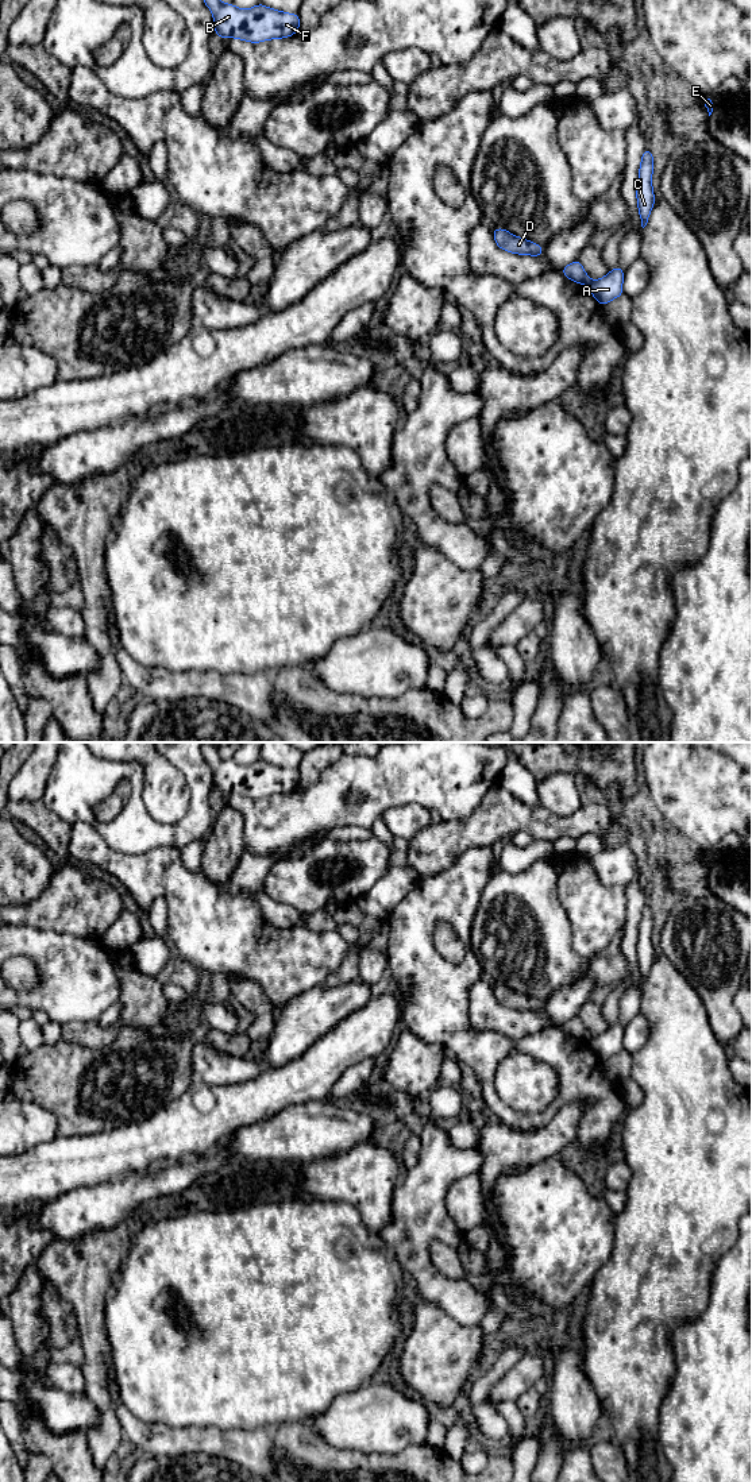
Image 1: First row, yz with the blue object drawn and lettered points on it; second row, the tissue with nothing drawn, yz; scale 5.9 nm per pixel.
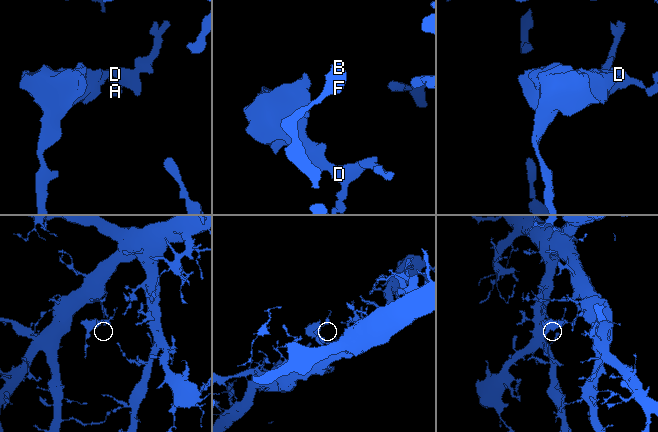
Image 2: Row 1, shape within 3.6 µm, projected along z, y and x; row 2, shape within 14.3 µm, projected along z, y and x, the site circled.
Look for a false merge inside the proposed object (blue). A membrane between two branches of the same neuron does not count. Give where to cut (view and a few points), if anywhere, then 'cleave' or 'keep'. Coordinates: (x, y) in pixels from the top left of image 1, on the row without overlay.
cut in yz along (592, 1037), (587, 1041); cleave

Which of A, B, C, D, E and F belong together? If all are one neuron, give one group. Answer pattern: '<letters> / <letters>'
A B C E F / D

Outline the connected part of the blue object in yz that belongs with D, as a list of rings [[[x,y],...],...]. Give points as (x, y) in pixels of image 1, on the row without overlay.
[[[494,984],[493,992],[495,1000],[505,1007],[520,1011],[543,1012],[543,1003],[537,999],[512,991],[504,984]]]

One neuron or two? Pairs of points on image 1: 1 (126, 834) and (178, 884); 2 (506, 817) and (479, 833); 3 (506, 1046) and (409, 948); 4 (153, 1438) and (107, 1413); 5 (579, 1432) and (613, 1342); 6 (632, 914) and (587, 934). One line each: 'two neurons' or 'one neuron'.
1: two neurons
2: one neuron
3: one neuron
4: two neurons
5: two neurons
6: two neurons

